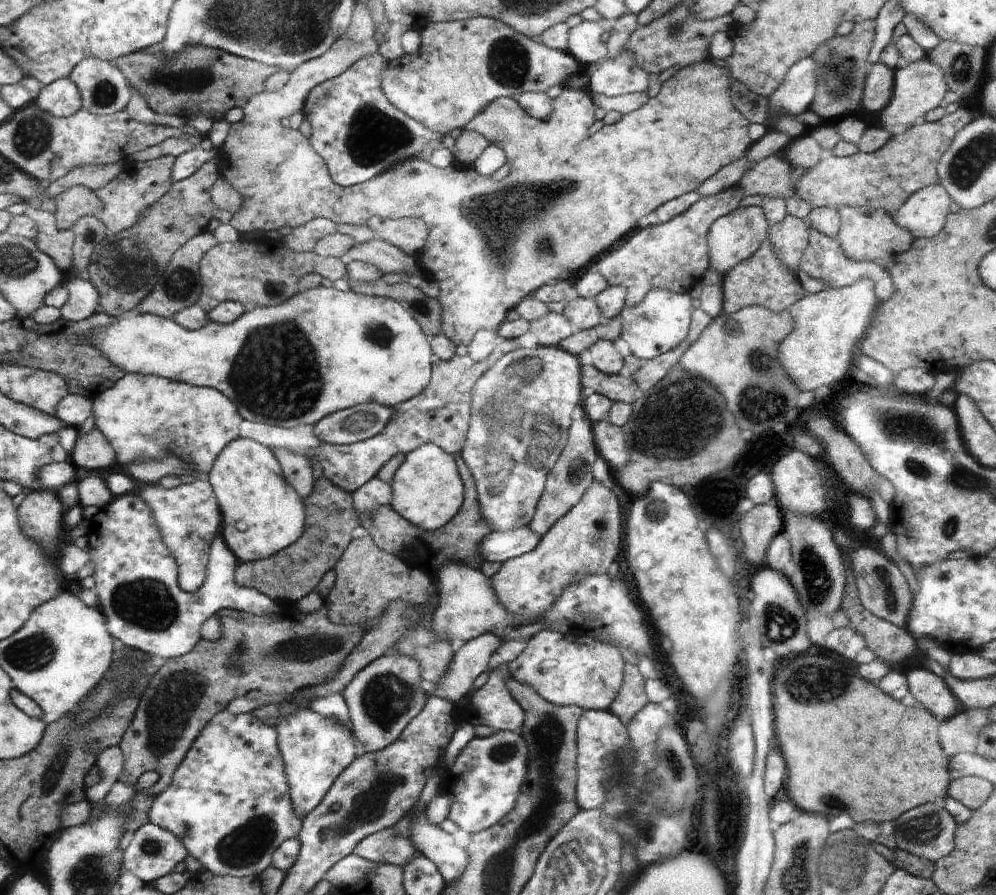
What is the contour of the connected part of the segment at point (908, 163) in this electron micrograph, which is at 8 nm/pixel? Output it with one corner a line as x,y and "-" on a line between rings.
964,106
948,113
936,122
924,121
921,125
908,127
901,134
892,135
880,150
863,153
859,150
852,156
836,155
821,158
795,183
795,194
801,199
812,200
826,206
870,206
884,209
891,215
918,189
928,184
938,184
937,164
939,158
951,145
952,139
975,117

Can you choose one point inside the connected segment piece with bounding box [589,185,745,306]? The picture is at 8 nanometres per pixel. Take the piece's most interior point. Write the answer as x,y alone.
673,255

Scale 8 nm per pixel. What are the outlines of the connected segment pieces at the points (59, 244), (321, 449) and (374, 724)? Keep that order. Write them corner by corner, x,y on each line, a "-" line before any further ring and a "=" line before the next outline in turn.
59,230
52,236
38,232
34,242
37,243
38,250
49,255
64,272
69,271
72,264
72,244
74,244
74,236
70,230
=
468,354
455,355
451,360
440,361
434,368
429,386
415,398
393,407
394,416
380,433
349,445
335,445
322,441
308,447
307,457
314,457
324,468
324,476
343,491
354,493
377,476
394,454
406,455
426,443
436,443
451,455
460,454
472,424
471,398
467,395
474,382
491,368
488,360
474,362
=
390,650
376,661
357,673
351,684
342,692
349,708
351,730
354,738
364,745
365,752
371,753
392,745
408,723
420,714
428,700
427,692
420,690
421,665
412,657
404,656
396,650

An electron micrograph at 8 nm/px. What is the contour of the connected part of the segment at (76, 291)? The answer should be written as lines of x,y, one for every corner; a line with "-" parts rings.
69,276
66,290
69,296
66,303
60,308
64,320
77,324
100,311
100,296
92,282

